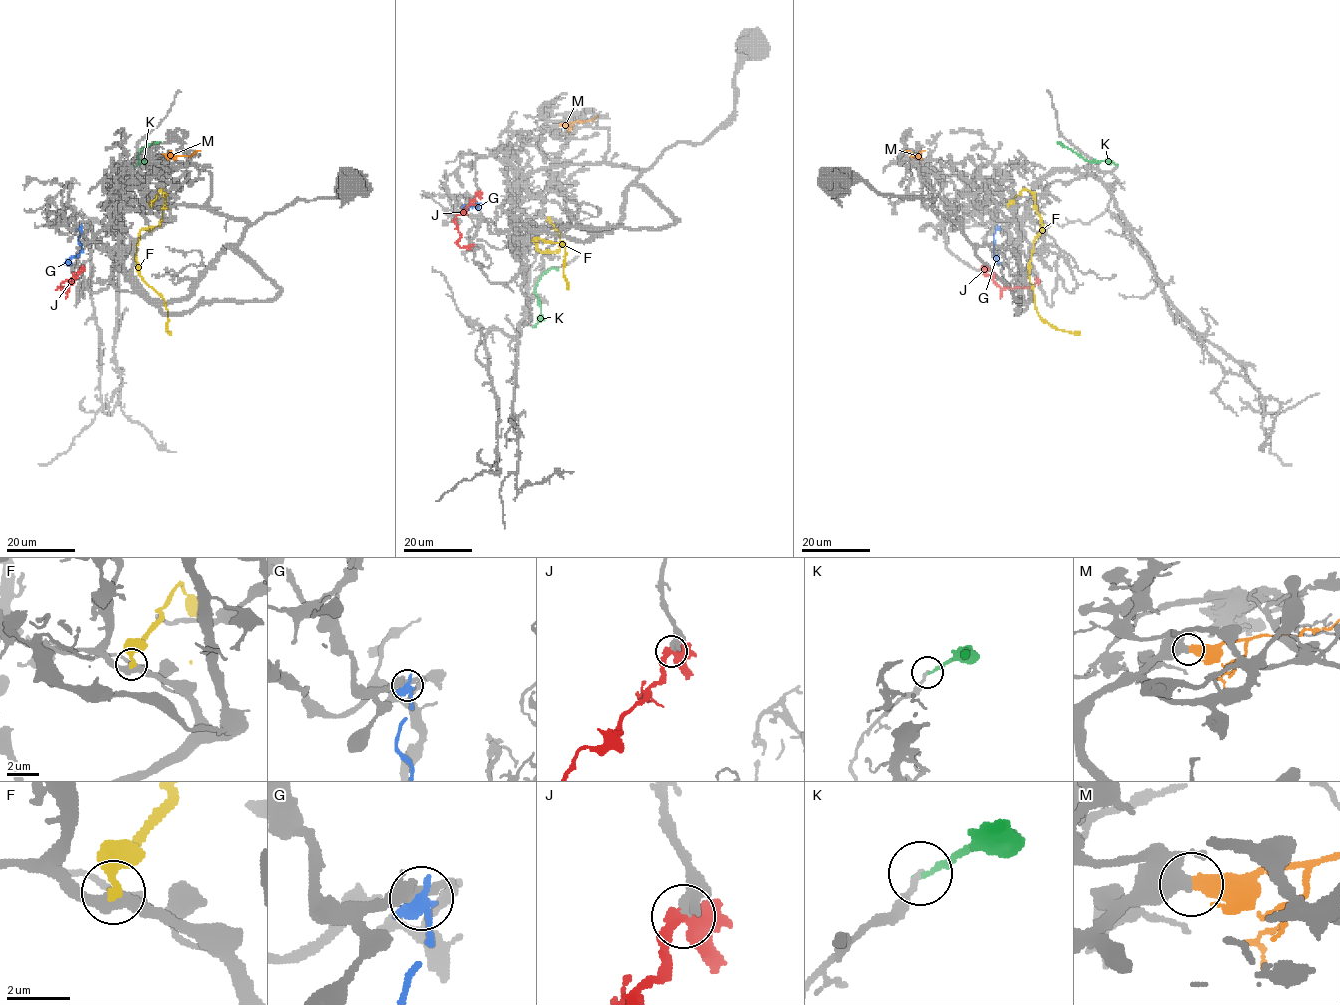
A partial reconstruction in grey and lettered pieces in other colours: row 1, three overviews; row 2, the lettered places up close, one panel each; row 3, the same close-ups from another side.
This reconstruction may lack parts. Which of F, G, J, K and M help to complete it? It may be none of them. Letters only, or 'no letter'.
J

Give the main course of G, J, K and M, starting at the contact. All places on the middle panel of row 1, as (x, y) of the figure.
G: (477, 206), (478, 202), (463, 208)
J: (477, 193), (454, 221), (459, 233), (458, 244), (461, 247), (474, 245)
K: (532, 326), (540, 314), (540, 301), (535, 292), (537, 282), (551, 268), (558, 270)
M: (561, 124), (585, 121), (598, 115)

